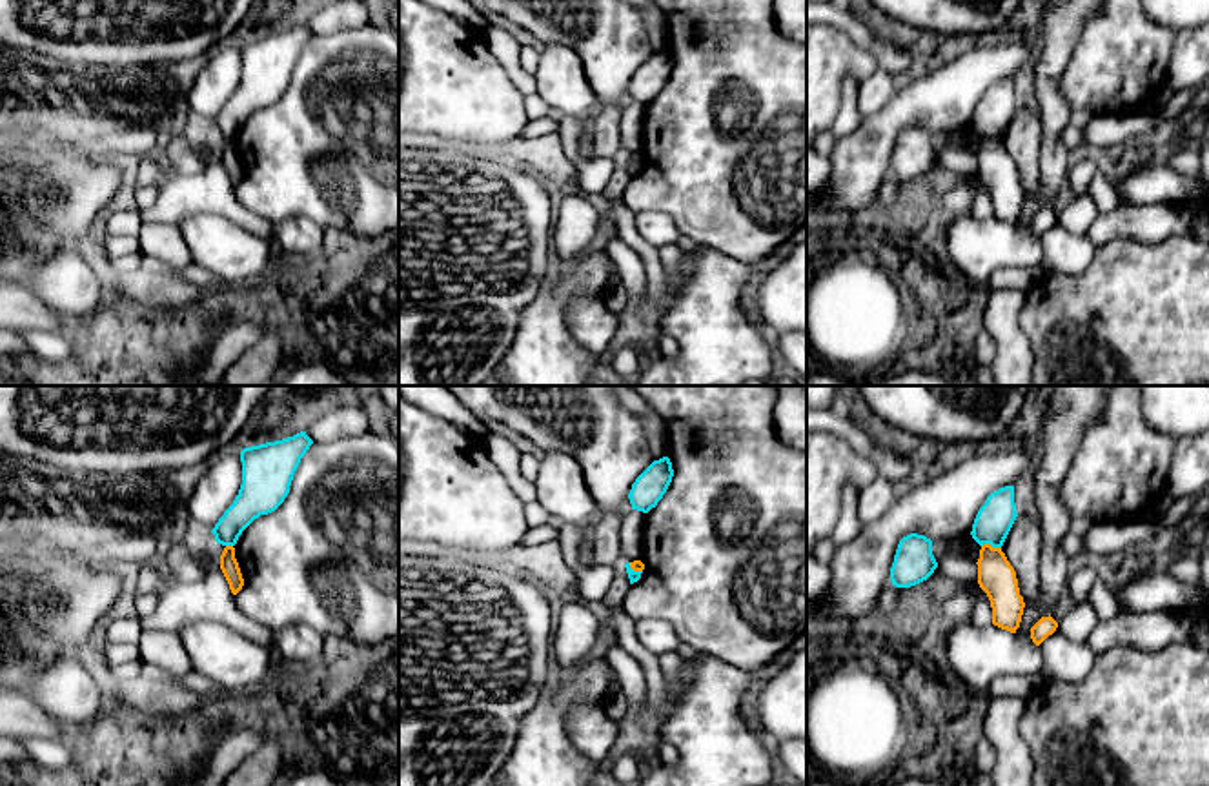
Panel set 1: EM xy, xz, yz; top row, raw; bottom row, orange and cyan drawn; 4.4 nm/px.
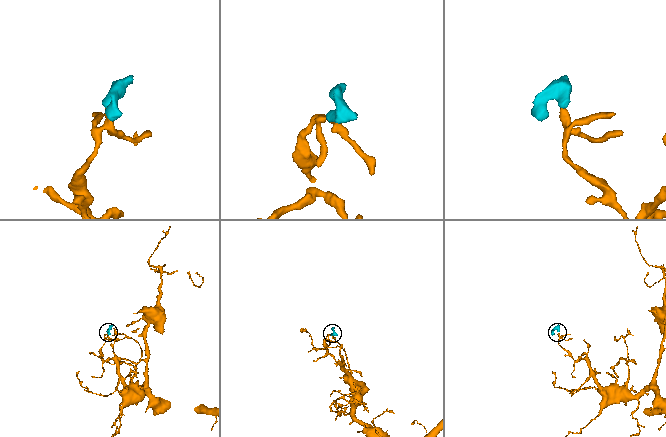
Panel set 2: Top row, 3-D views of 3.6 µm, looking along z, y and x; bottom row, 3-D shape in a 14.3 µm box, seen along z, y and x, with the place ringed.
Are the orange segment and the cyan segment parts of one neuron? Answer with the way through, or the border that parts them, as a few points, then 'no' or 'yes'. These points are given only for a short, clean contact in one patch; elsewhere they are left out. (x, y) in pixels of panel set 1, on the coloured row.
border along yz (982, 544), (1000, 548); no

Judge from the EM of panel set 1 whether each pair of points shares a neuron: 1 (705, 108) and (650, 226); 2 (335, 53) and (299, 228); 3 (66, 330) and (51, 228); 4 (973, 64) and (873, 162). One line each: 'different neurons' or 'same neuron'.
1: different neurons
2: different neurons
3: different neurons
4: same neuron

